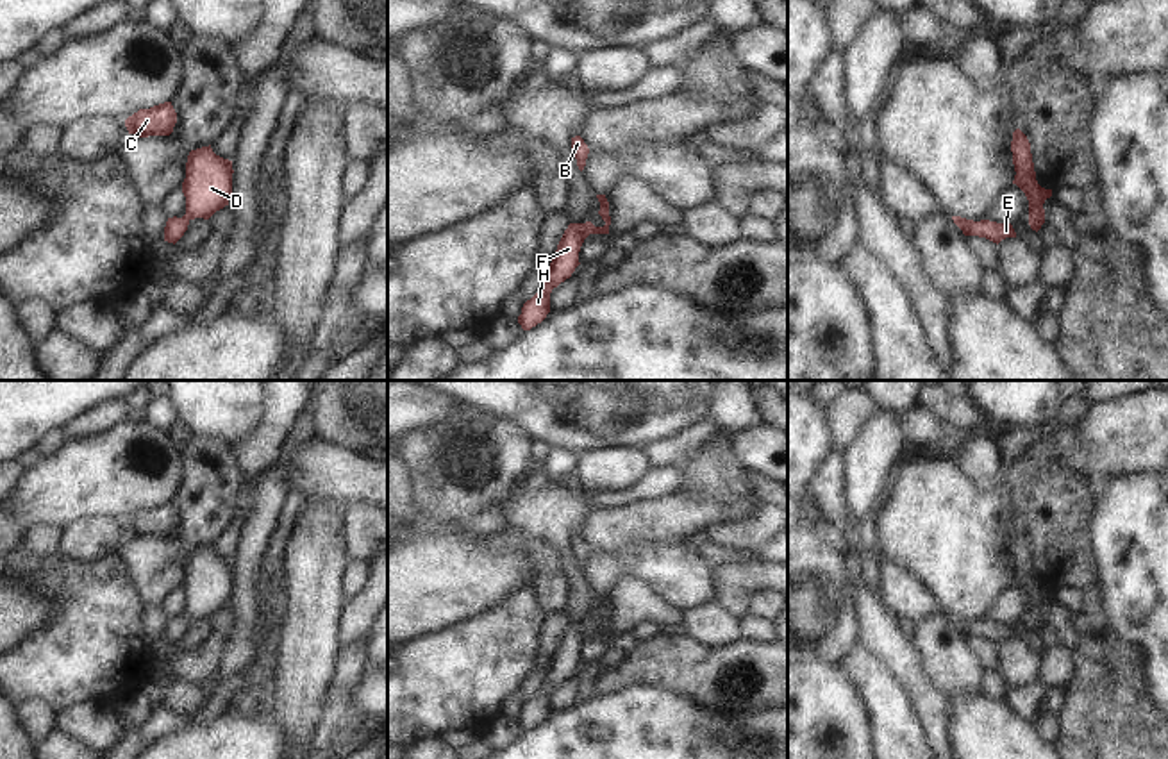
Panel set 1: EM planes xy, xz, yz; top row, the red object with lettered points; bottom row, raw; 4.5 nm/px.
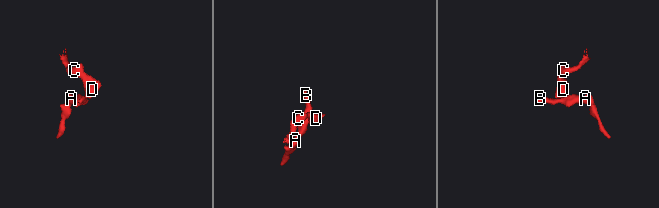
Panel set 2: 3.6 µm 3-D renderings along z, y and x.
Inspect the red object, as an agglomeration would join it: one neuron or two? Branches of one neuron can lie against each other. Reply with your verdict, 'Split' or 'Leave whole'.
Split

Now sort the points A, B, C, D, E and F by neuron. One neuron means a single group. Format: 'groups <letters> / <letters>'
groups A B E F / C D

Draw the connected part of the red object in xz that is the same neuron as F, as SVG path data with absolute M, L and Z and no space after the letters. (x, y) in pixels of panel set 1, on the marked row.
M570 223L564 230L555 255L545 273L545 280L538 293L527 300L521 307L521 314L518 316L518 323L523 330L530 330L538 323L541 323L546 314L550 313L550 293L561 282L571 277L579 263L579 252L588 238L588 225L586 223Z

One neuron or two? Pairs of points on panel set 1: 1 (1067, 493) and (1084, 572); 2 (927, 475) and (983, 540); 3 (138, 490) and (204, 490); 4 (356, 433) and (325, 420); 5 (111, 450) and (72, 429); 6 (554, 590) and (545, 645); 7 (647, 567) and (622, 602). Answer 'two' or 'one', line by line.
1: one
2: one
3: two
4: one
5: two
6: two
7: two

